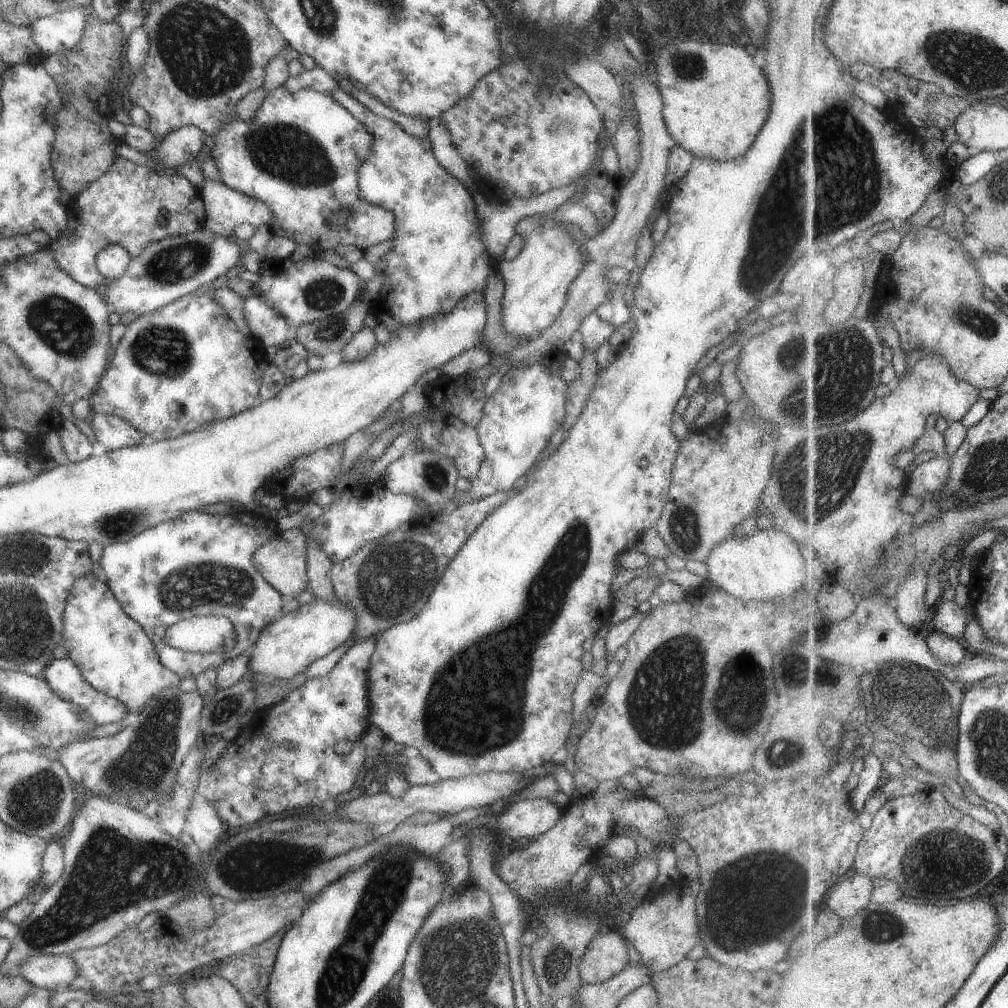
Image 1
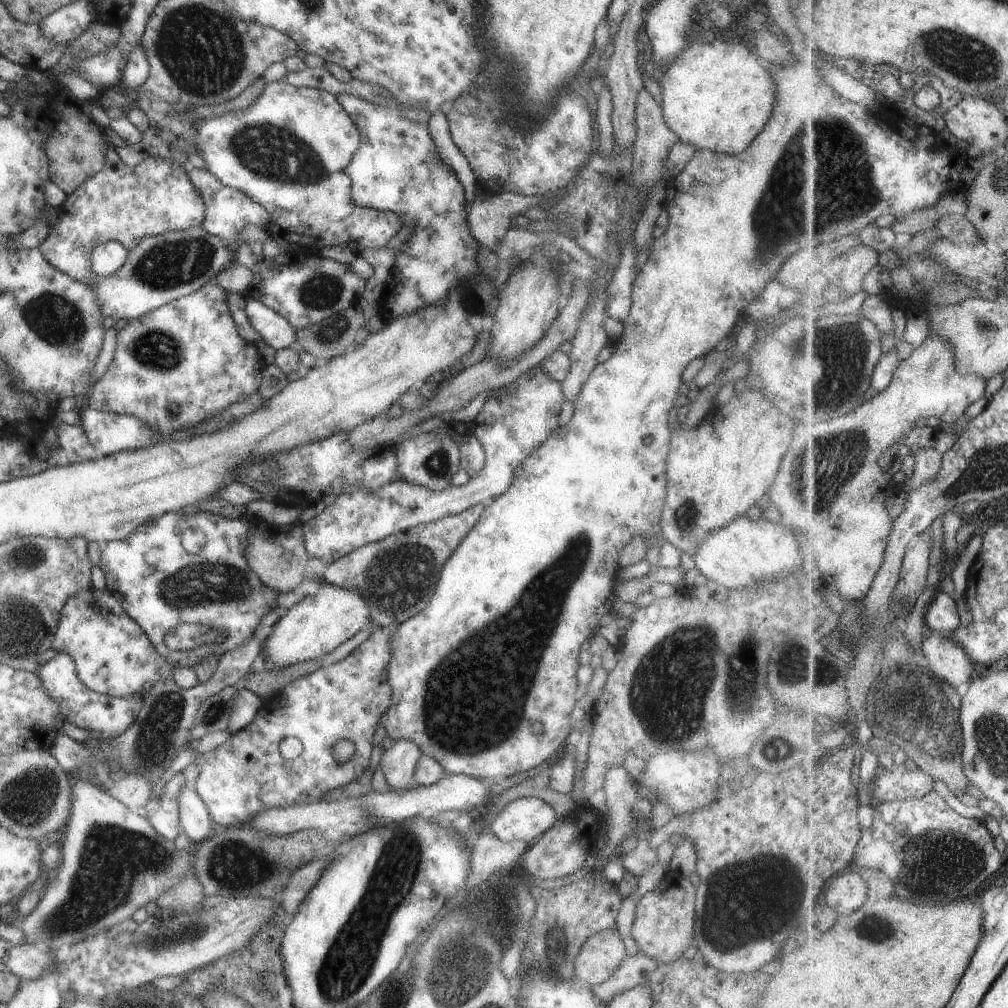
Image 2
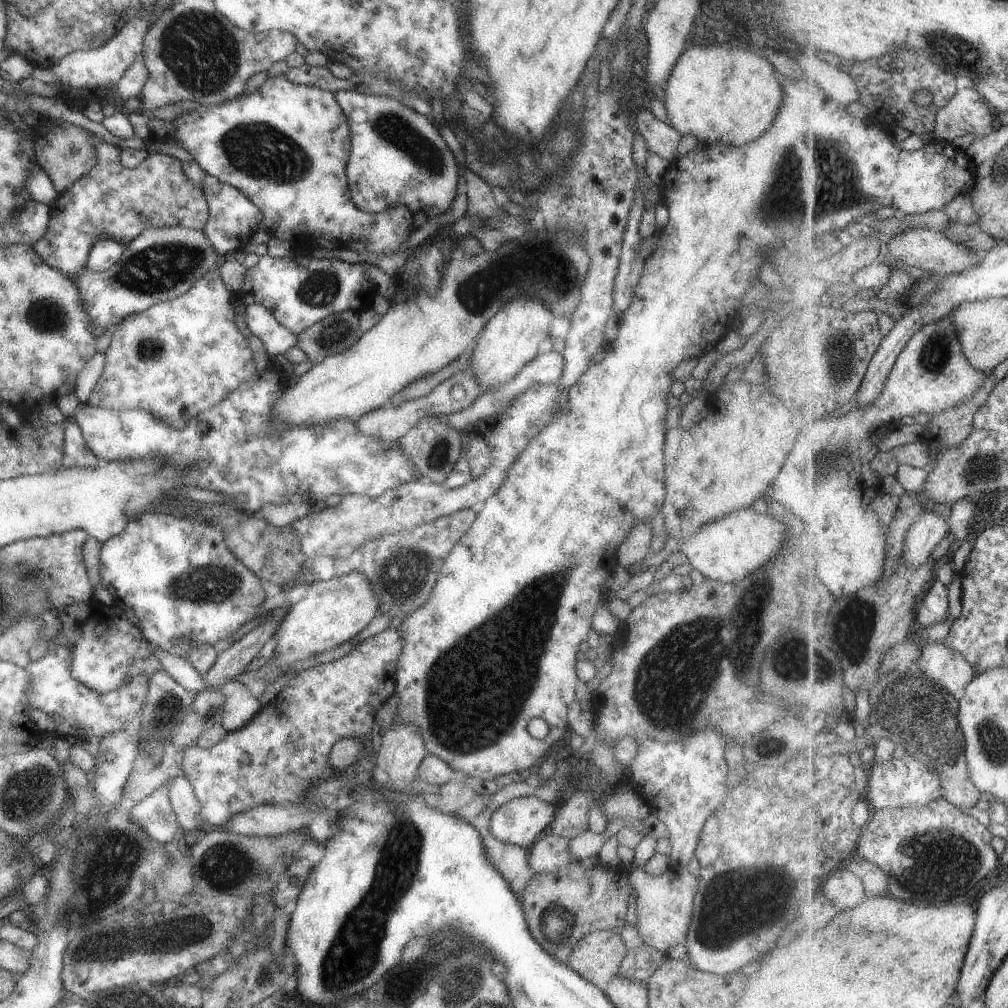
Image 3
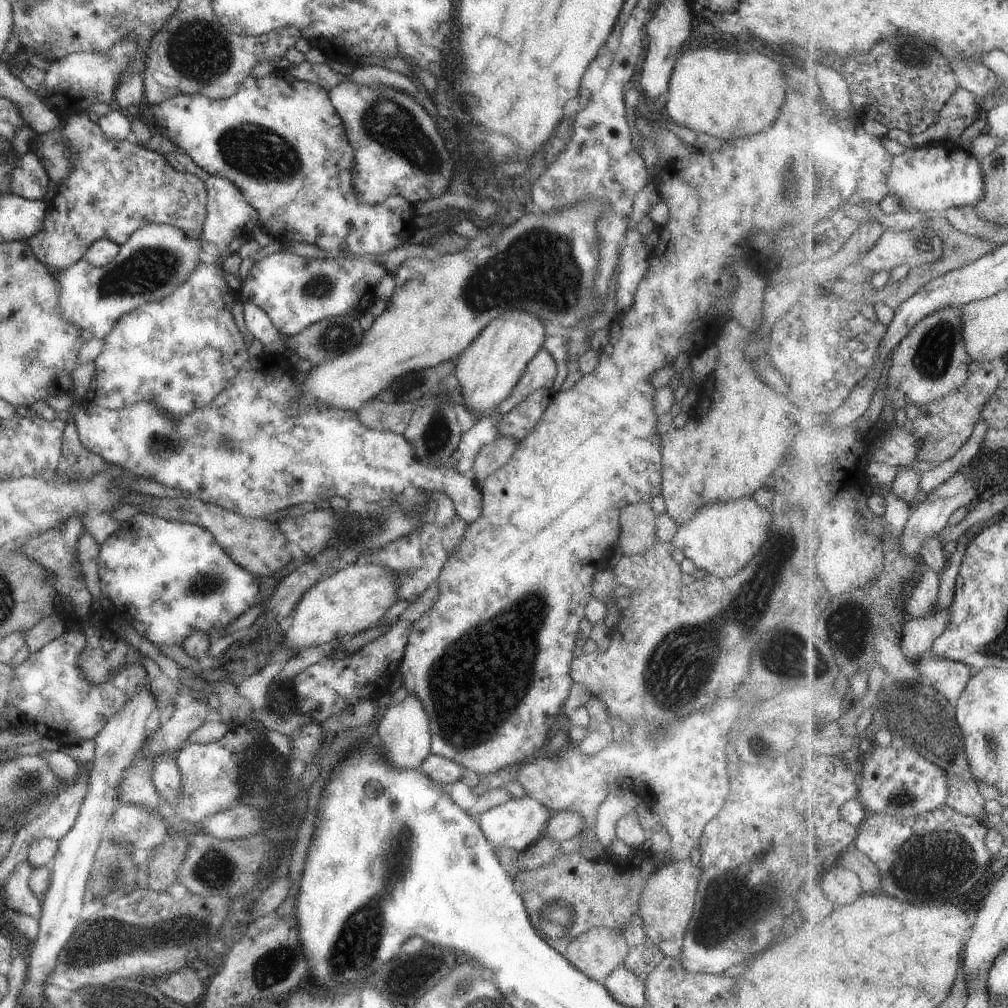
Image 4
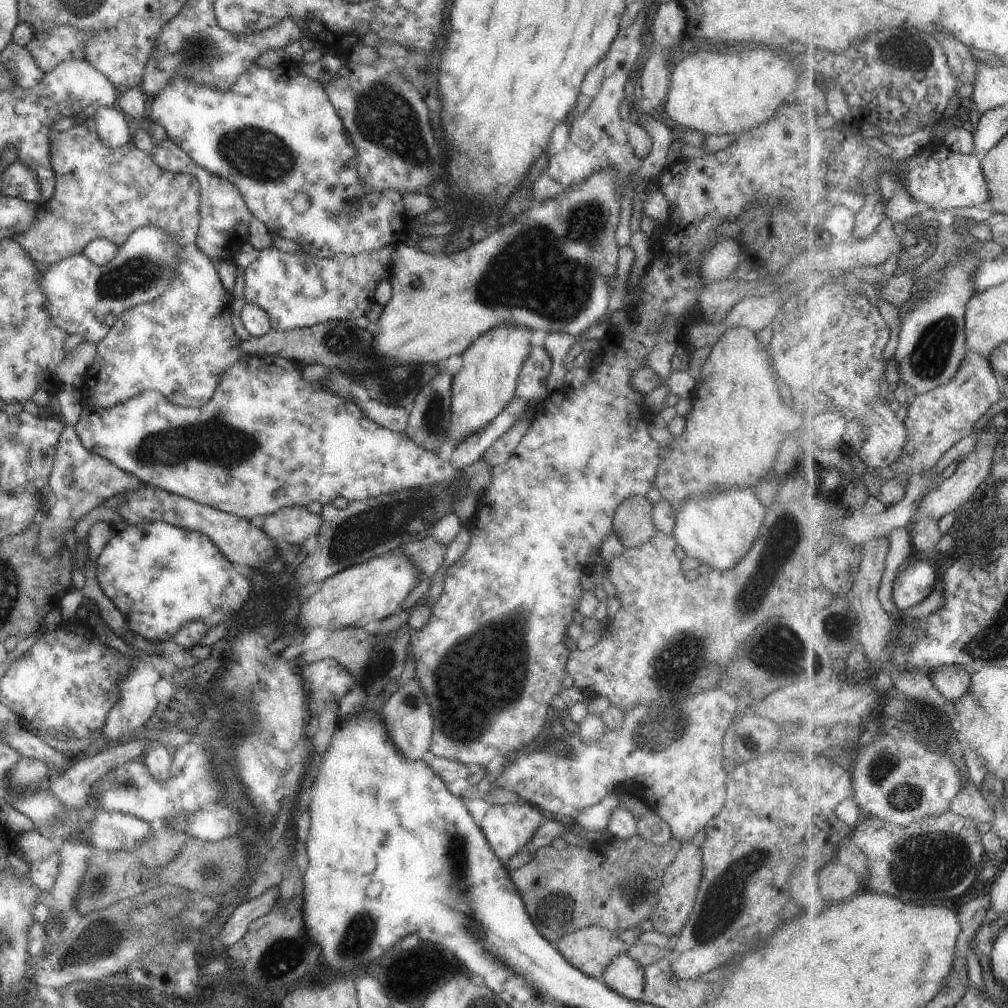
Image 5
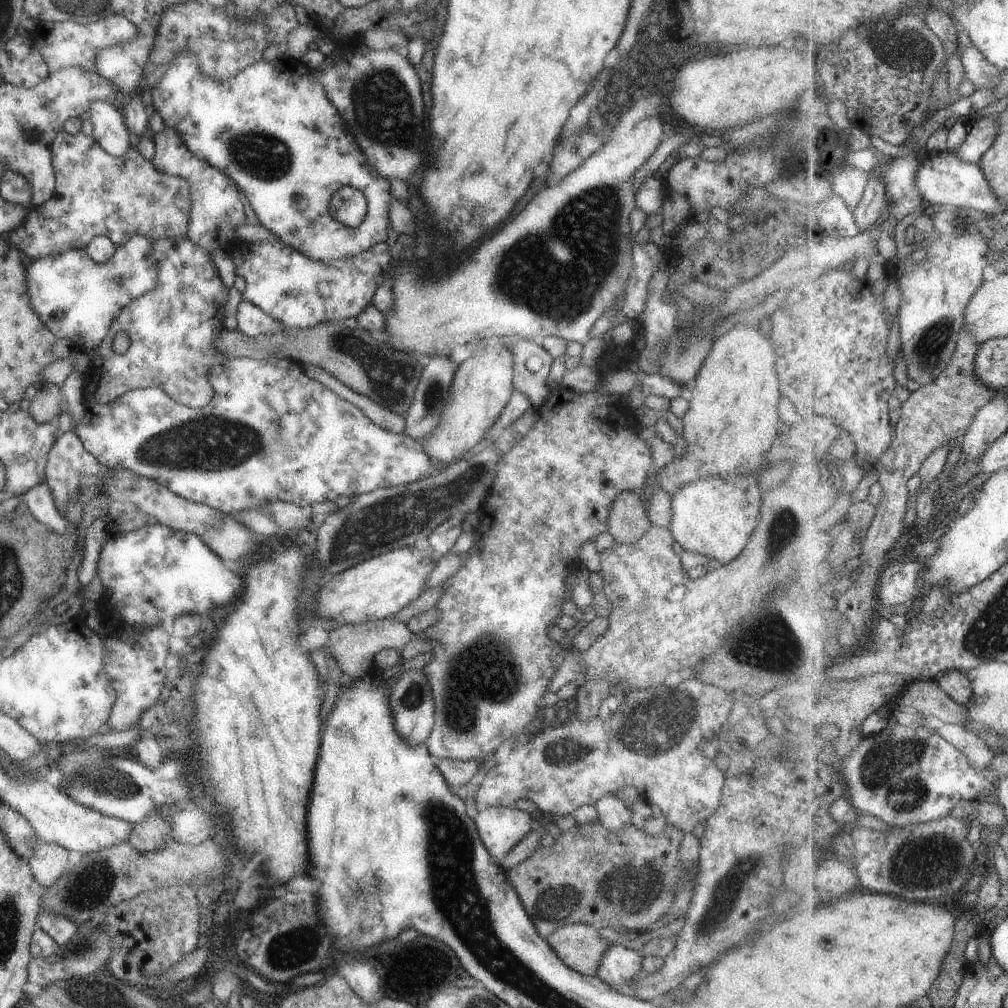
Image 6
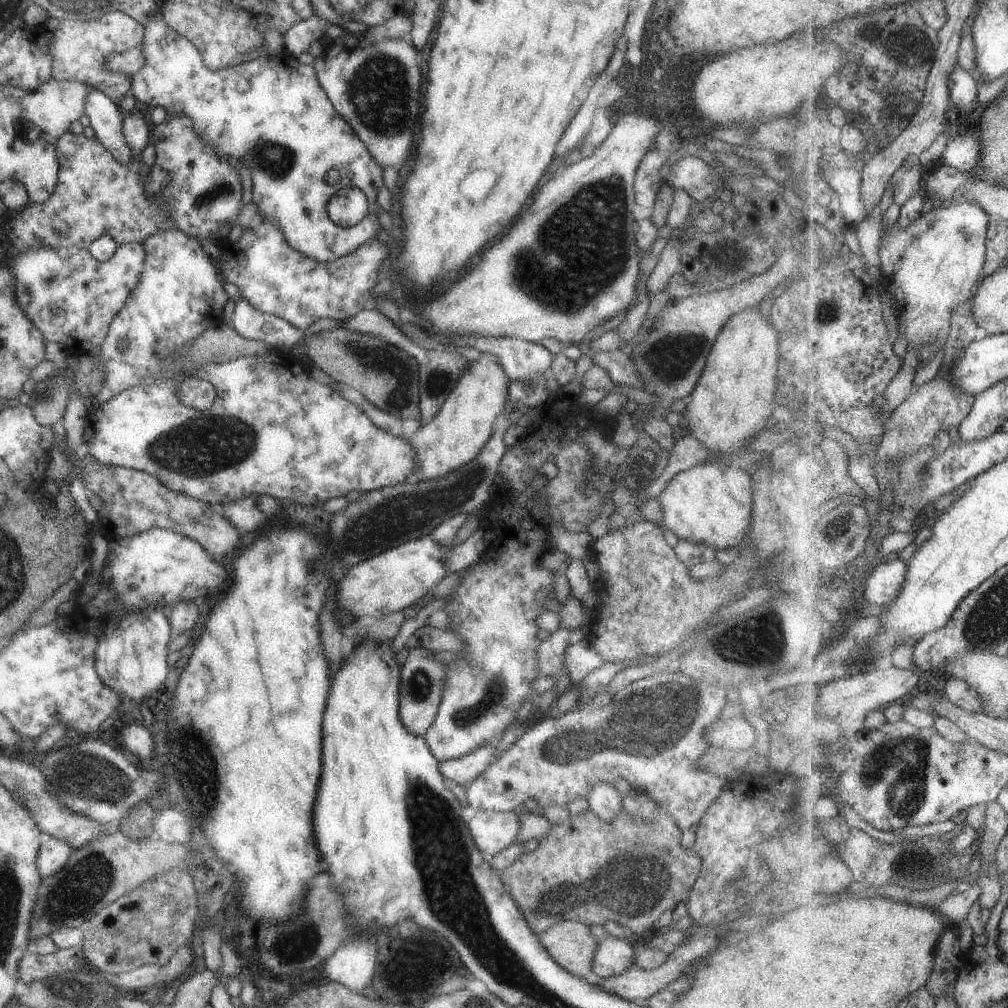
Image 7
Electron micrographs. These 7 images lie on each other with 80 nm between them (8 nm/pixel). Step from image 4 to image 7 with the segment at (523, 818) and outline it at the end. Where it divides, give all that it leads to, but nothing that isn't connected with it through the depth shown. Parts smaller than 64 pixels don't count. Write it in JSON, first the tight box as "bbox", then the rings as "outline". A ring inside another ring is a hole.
{"bbox":[466,810,519,858],"outline":[[[478,810],[466,822],[473,844],[483,858],[493,858],[516,840],[519,817],[514,811]]]}

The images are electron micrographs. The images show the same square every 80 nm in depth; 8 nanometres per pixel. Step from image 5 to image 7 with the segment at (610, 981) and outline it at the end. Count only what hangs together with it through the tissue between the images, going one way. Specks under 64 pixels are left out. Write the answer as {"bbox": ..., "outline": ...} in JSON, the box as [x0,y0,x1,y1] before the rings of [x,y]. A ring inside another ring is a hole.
{"bbox":[591,936,634,978],"outline":[[[602,936],[596,940],[591,972],[599,978],[618,975],[633,965],[634,954],[631,938]]]}

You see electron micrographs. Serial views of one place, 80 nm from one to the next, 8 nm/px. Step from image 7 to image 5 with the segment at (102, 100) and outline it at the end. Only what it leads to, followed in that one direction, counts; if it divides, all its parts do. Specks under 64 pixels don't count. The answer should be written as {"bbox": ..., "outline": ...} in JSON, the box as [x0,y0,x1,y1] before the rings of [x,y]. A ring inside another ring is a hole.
{"bbox":[93,106,132,149],"outline":[[[96,106],[93,115],[96,135],[99,140],[110,149],[124,145],[130,140],[132,123],[119,110],[119,108]]]}

